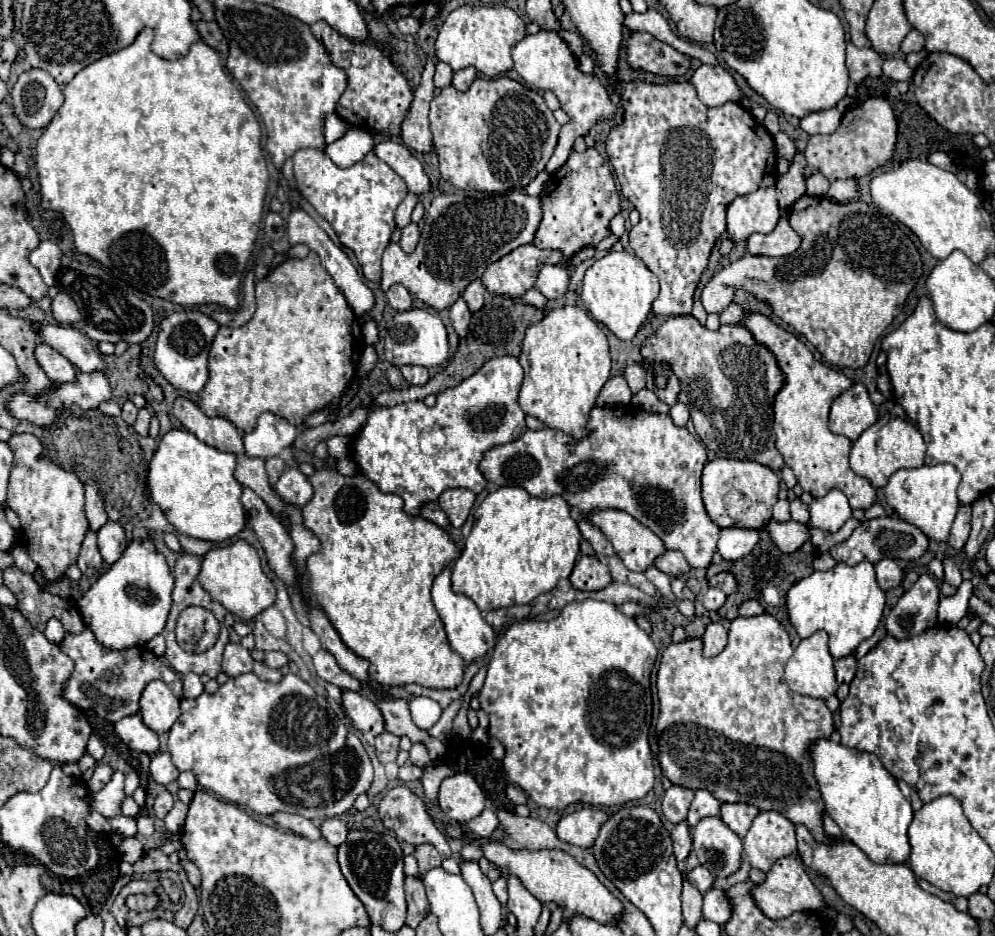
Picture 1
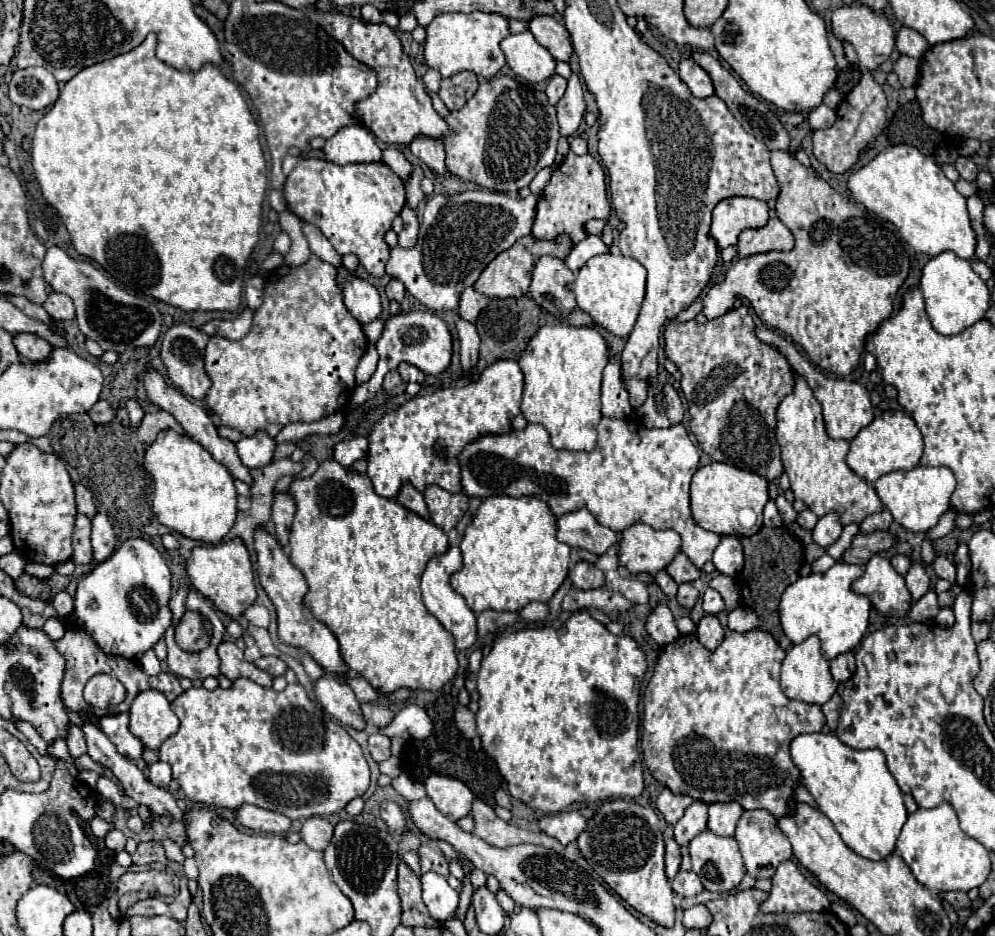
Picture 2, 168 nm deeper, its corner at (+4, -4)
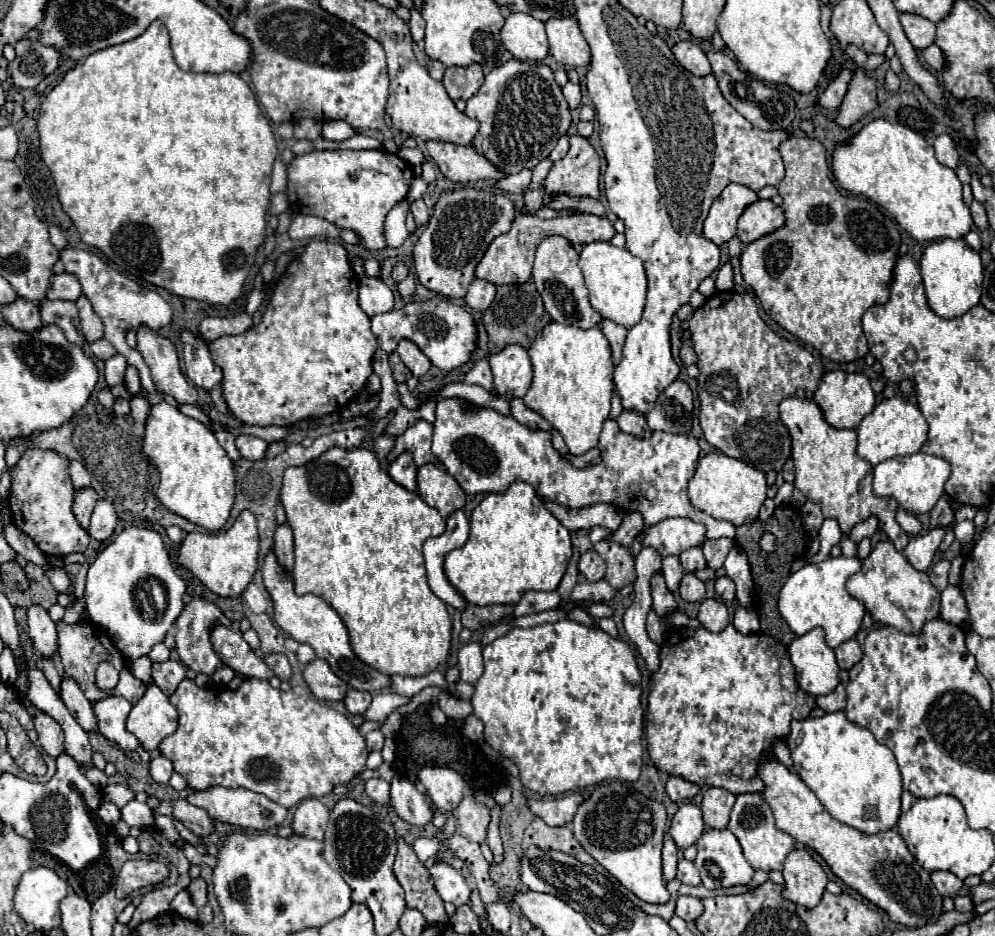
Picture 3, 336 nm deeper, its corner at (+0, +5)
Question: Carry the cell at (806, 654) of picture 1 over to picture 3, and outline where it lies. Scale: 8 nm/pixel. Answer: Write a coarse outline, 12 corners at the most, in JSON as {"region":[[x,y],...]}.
{"region":[[824,630],[788,646],[800,688],[812,696],[838,686],[834,650]]}

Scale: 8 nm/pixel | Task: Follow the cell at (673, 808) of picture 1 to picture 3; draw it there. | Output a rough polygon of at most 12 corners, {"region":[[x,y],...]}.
{"region":[[670,776],[666,792],[674,802],[694,798],[700,788],[680,776]]}

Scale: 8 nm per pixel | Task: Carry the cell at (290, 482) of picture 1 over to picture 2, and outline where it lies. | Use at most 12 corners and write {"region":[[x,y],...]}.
{"region":[[274,493],[272,521],[276,539],[288,547],[288,529],[296,513],[294,497]]}

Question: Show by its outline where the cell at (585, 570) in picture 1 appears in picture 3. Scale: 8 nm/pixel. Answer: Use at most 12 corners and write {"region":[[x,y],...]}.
{"region":[[598,552],[582,554],[578,568],[590,582],[606,572]]}

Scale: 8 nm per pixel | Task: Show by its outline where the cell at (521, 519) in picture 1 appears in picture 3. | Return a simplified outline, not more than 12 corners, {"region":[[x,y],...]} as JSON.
{"region":[[530,484],[488,494],[444,556],[474,606],[556,590],[570,532]]}

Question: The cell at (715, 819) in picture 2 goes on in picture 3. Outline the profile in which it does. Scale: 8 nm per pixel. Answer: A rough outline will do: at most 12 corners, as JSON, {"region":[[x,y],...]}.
{"region":[[724,788],[702,796],[706,828],[726,828],[736,796]]}

